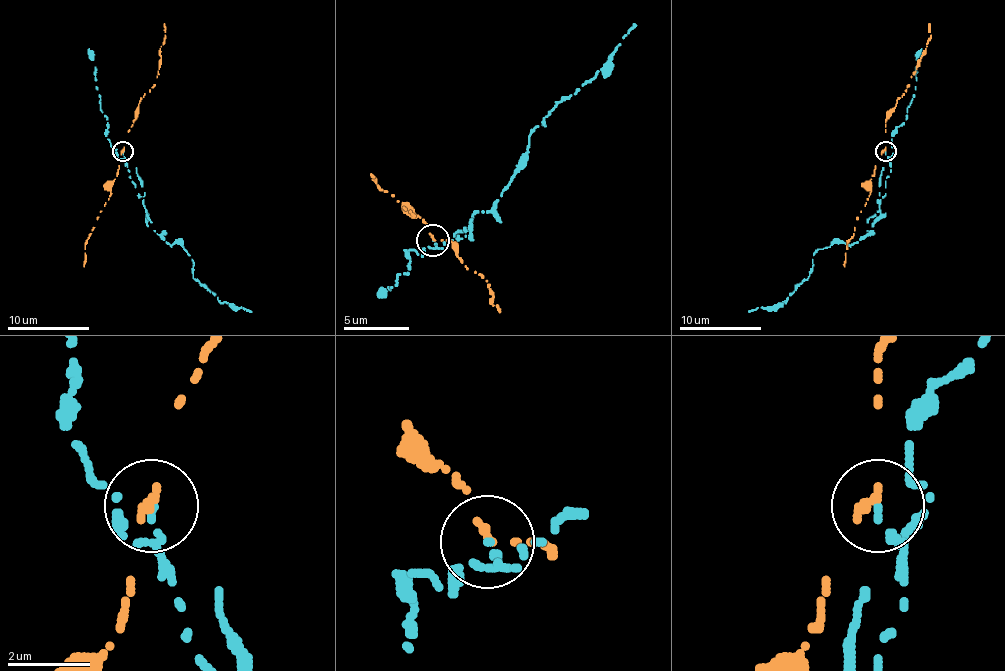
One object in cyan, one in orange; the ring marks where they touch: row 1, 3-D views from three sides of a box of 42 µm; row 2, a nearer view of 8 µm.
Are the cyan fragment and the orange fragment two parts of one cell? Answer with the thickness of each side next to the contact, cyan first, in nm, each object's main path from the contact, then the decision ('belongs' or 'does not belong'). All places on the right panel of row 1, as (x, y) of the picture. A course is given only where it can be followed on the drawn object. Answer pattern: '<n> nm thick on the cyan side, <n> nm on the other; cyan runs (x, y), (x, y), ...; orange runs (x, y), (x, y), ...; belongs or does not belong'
150 nm thick on the cyan side, 240 nm on the other; cyan runs (886, 151), (886, 194), (867, 233), (855, 243), (818, 249), (810, 276), (785, 303), (748, 311); orange runs (886, 151), (888, 114), (908, 85), (931, 35), (929, 23); does not belong

